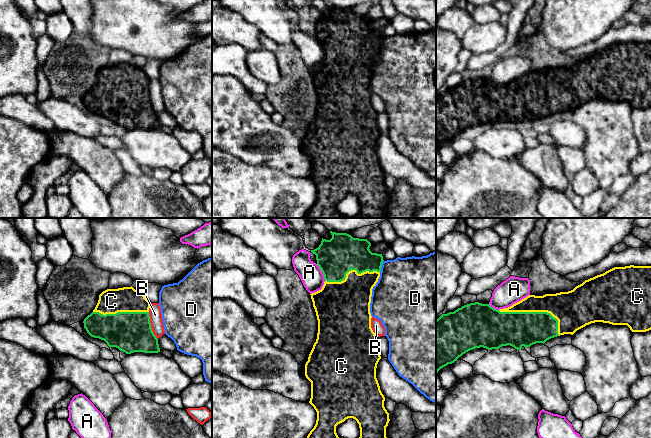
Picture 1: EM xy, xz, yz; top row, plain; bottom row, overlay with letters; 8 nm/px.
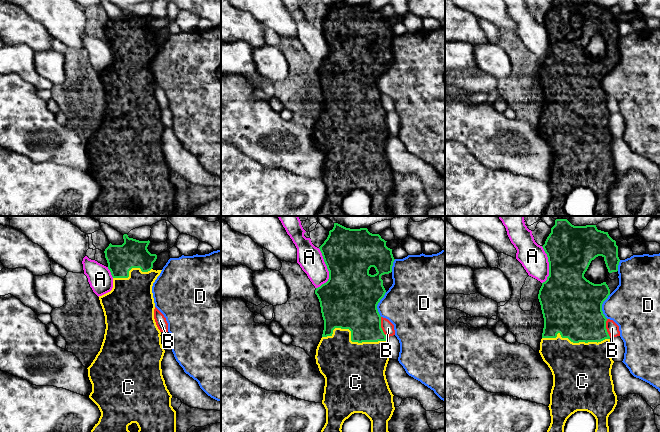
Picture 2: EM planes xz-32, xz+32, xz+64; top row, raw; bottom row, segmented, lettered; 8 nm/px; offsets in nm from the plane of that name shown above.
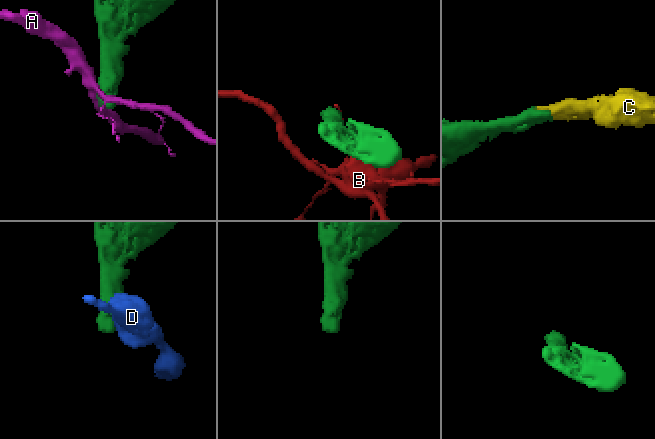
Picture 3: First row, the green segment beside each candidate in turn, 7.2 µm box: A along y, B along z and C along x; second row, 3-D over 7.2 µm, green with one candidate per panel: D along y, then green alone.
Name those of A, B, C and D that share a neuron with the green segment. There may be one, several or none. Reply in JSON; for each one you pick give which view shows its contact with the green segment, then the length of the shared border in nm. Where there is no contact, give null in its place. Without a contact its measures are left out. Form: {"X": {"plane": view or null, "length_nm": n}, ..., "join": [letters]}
{"C": {"plane": "yz", "length_nm": 550}, "join": ["C"]}

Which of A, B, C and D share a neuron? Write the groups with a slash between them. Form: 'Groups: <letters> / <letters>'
Groups: A / B / C / D

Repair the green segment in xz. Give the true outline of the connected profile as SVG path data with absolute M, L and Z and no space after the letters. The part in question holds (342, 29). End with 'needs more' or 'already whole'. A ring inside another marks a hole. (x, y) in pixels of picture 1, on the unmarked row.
M330 7L330 9L332 11L330 16L322 14L319 23L311 26L311 28L316 31L317 41L324 51L325 58L321 66L310 70L318 96L318 109L316 118L314 119L313 124L309 130L308 137L305 140L305 152L311 158L311 174L309 179L317 188L317 196L314 204L308 210L305 218L345 218L338 213L336 209L336 202L348 194L355 195L359 200L360 213L356 218L387 218L386 203L388 202L390 195L389 189L384 183L385 173L380 166L380 162L376 154L376 144L379 136L381 135L381 132L377 125L377 112L371 104L372 92L370 89L372 65L380 53L381 43L384 37L383 32L382 30L372 29L370 27L369 24L371 19L367 15L353 14L347 9L336 9L332 7Z | needs more

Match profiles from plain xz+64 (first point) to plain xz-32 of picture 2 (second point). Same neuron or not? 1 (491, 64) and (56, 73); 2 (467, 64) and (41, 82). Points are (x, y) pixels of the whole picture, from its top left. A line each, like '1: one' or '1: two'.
1: one
2: one

